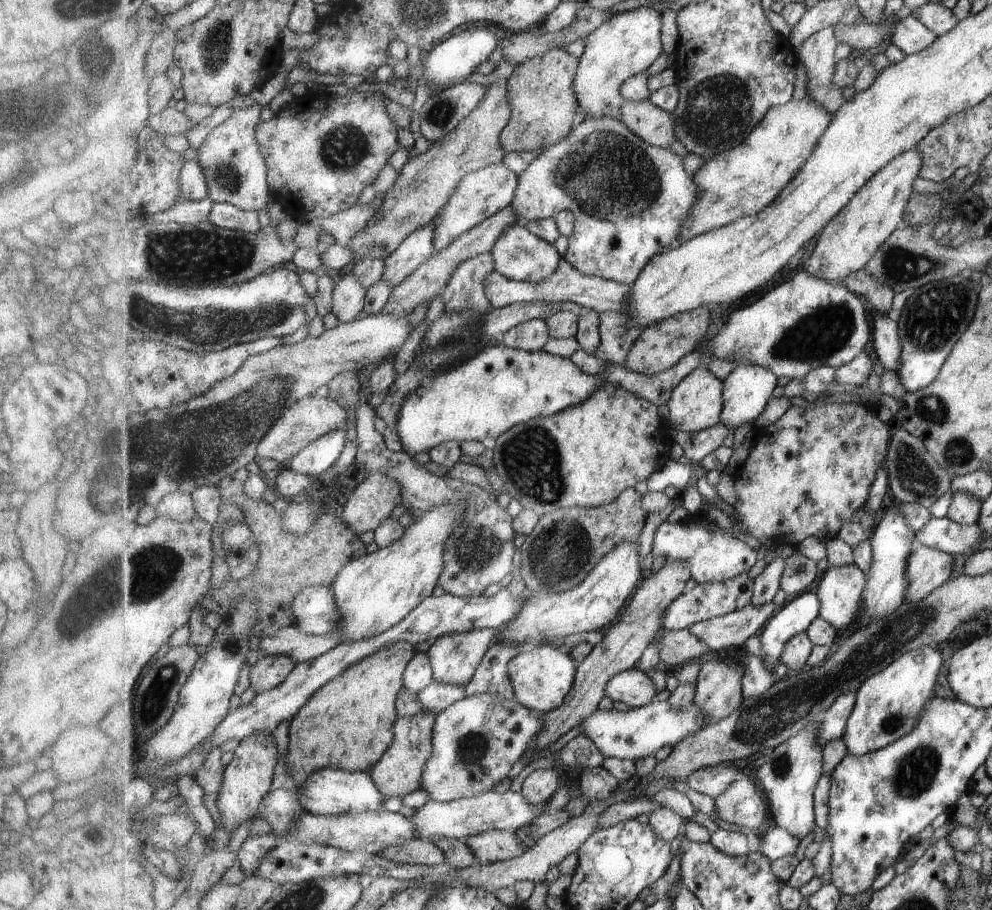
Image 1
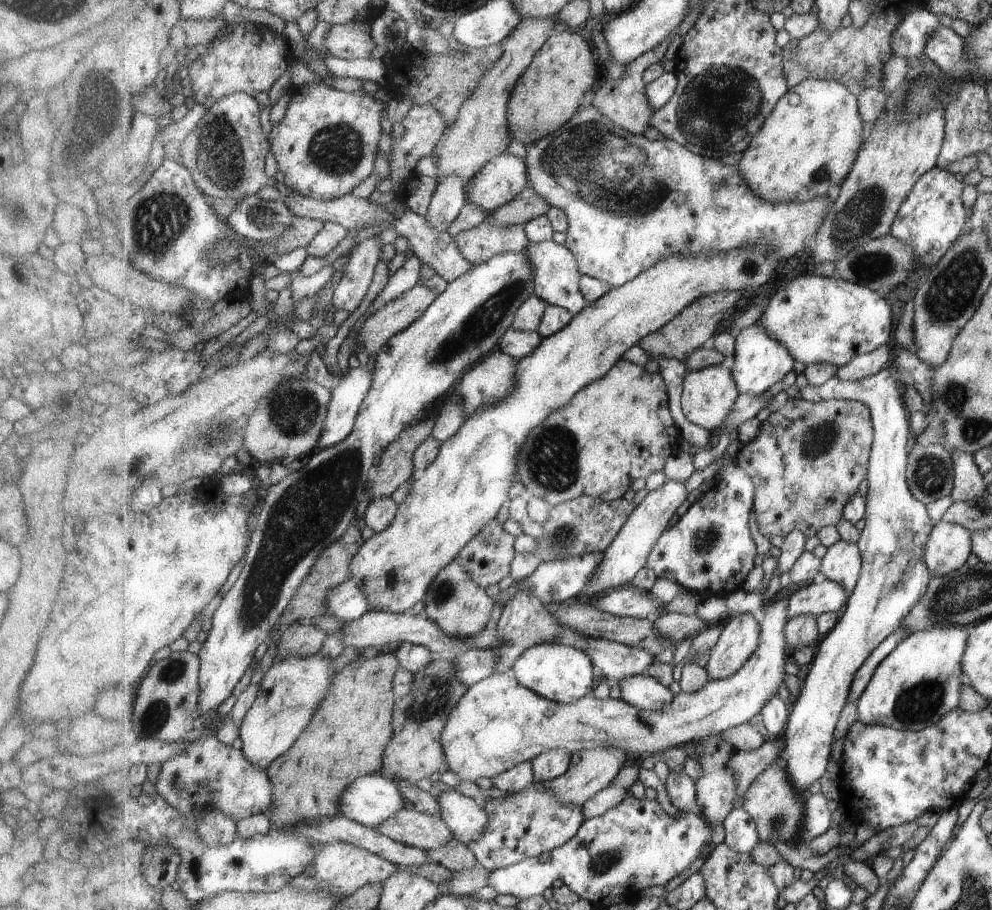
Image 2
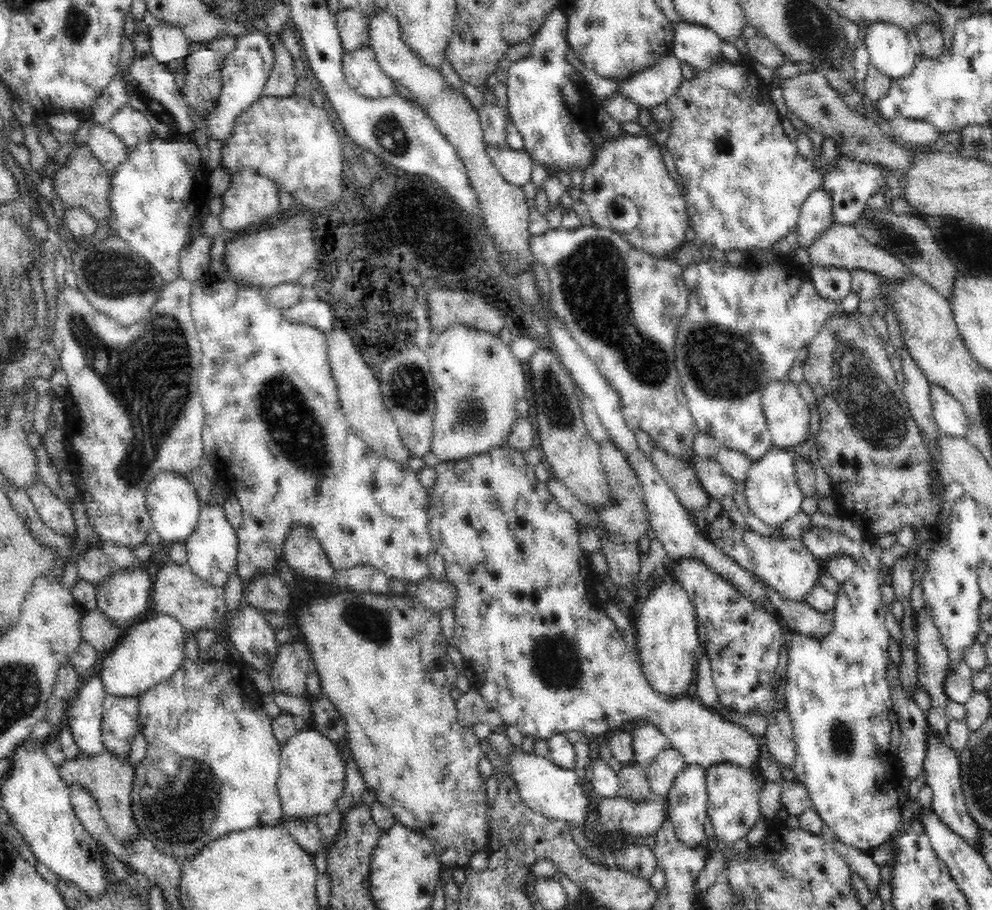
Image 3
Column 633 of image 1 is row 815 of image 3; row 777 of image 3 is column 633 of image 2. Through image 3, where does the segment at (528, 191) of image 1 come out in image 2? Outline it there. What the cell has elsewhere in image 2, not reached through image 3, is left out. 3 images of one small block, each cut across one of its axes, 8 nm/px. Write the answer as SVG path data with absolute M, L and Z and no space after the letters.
M589 104L580 109L575 116L563 128L557 130L556 133L550 134L535 144L526 144L525 162L528 163L528 187L531 187L539 196L543 196L543 200L547 200L552 207L560 208L566 212L570 227L568 228L565 245L573 254L577 255L582 275L589 275L597 280L607 282L612 288L623 286L626 282L637 278L639 274L643 274L646 270L652 269L659 262L675 256L675 254L707 254L709 252L729 252L733 248L743 250L749 246L767 246L769 256L777 258L781 262L785 262L789 256L795 256L799 250L805 248L805 240L813 234L817 235L819 229L823 226L829 210L835 202L831 196L822 196L814 198L807 202L789 202L789 204L777 204L769 202L768 199L759 198L753 194L753 190L749 188L749 183L745 180L744 174L741 174L737 165L727 165L721 162L721 159L709 158L695 154L681 143L675 142L673 139L651 140L647 136L636 135L625 128L621 128L617 123L607 118L597 106Z

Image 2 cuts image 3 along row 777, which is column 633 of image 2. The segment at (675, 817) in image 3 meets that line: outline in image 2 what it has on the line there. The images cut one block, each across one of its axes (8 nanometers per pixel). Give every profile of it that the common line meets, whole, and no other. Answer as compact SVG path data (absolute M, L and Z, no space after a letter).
M649 675L631 676L618 685L620 698L641 710L659 710L671 704L676 697L664 683Z

